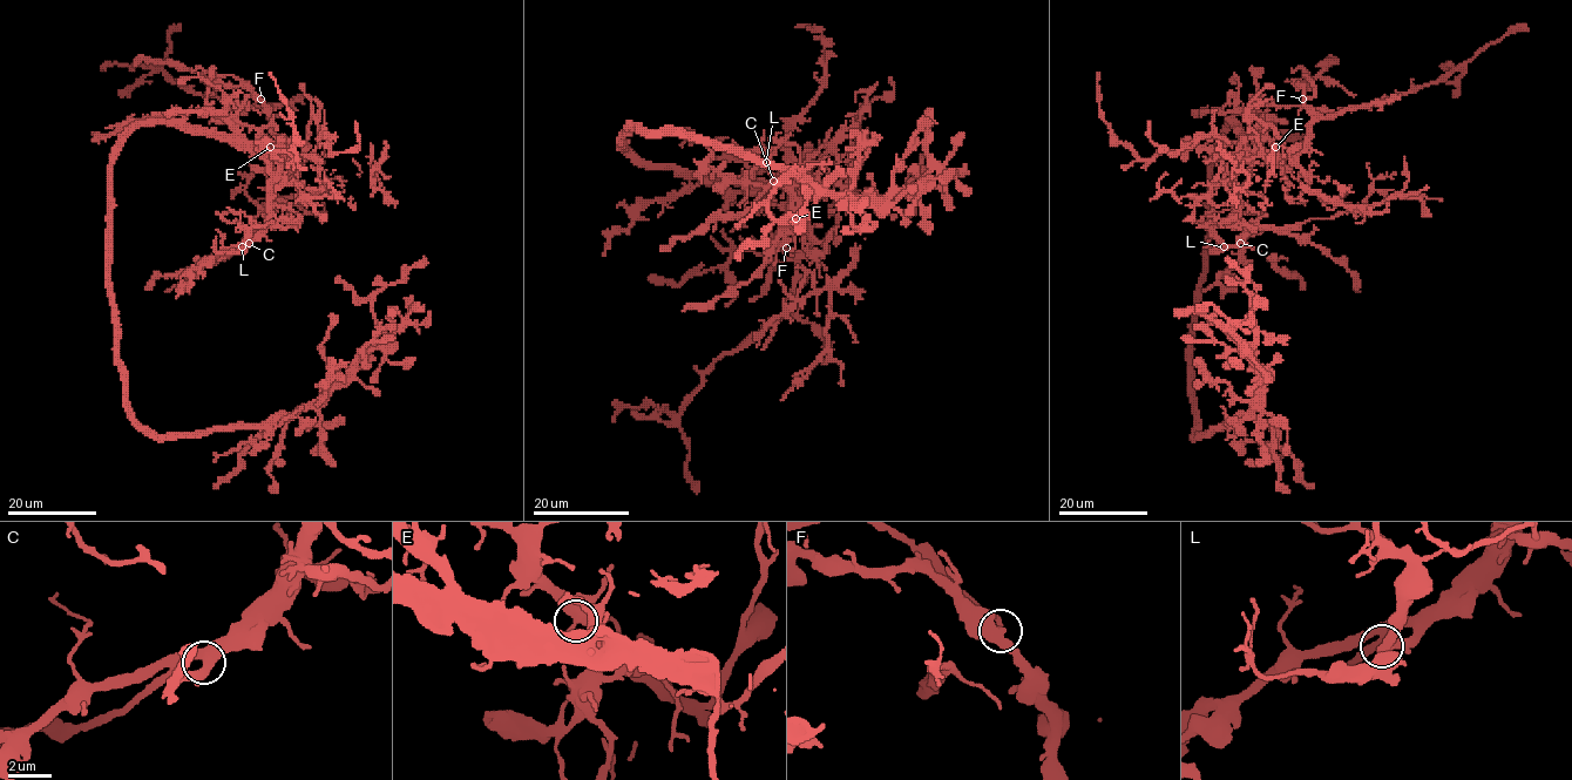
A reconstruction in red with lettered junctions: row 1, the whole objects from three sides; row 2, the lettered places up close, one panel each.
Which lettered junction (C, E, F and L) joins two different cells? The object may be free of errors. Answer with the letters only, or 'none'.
F

